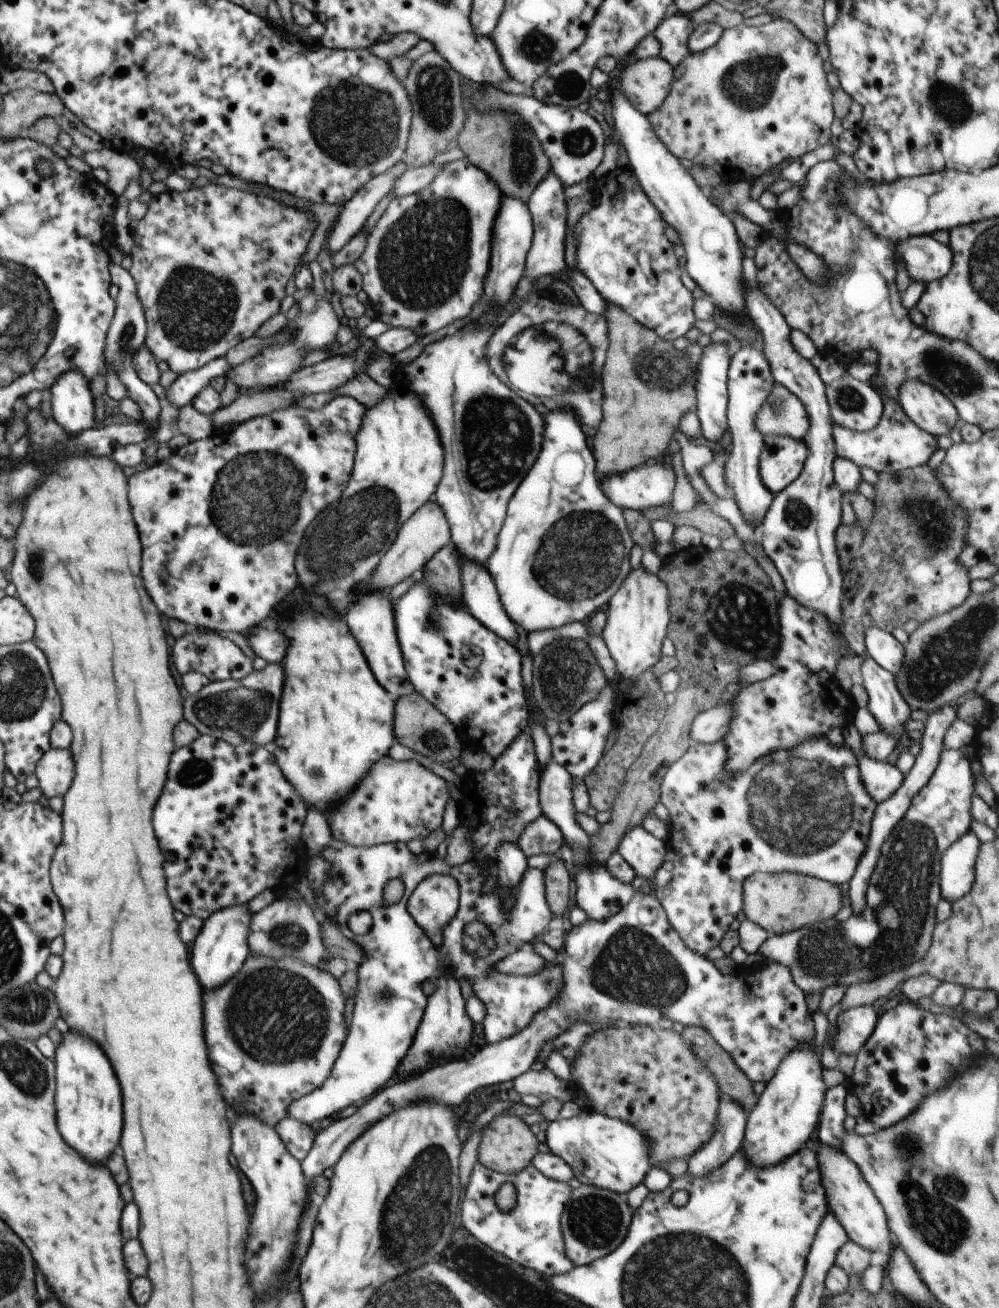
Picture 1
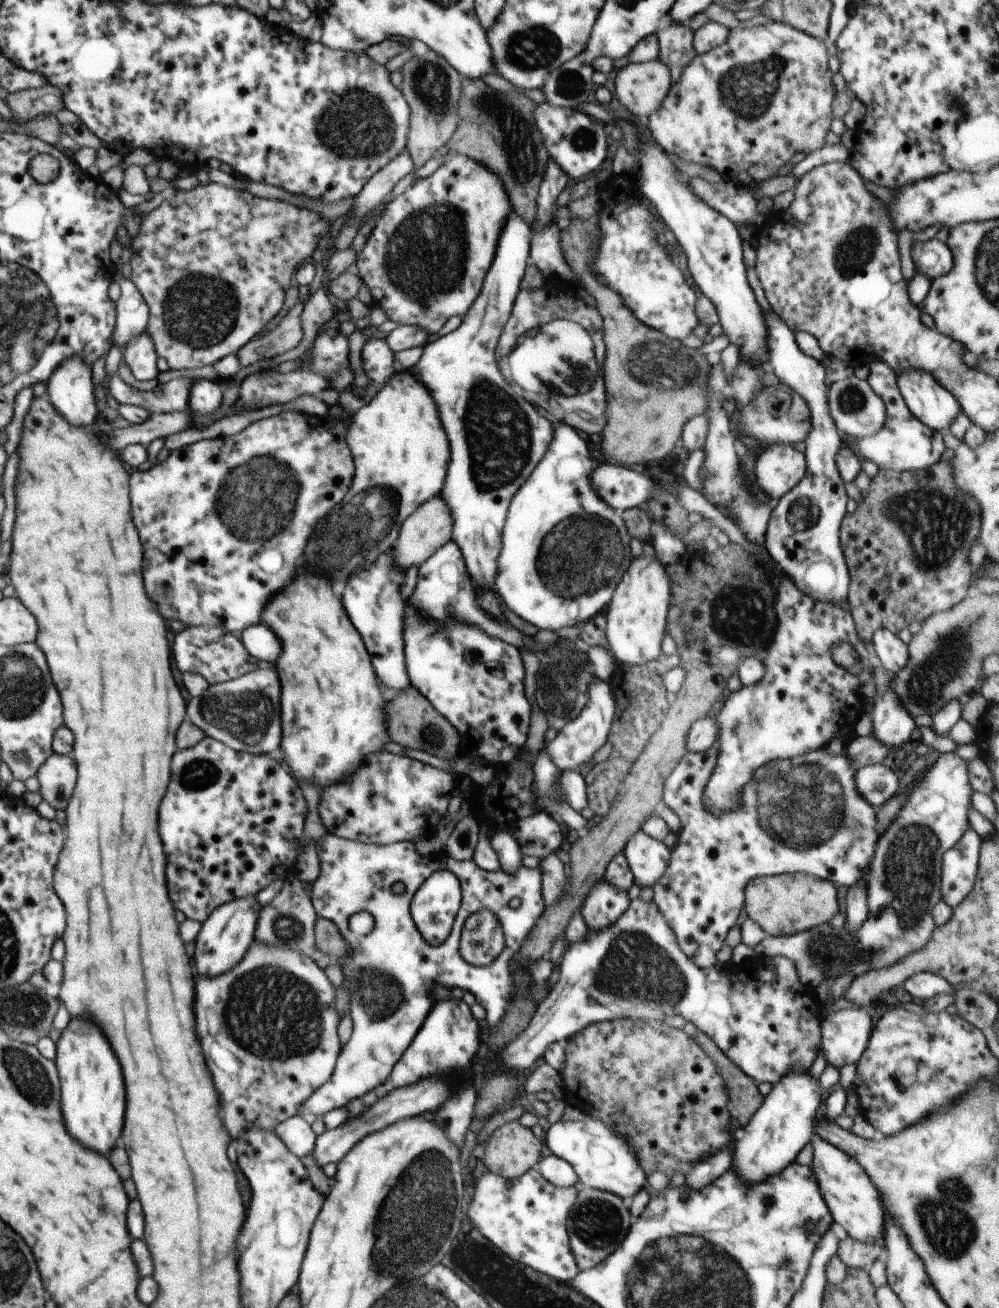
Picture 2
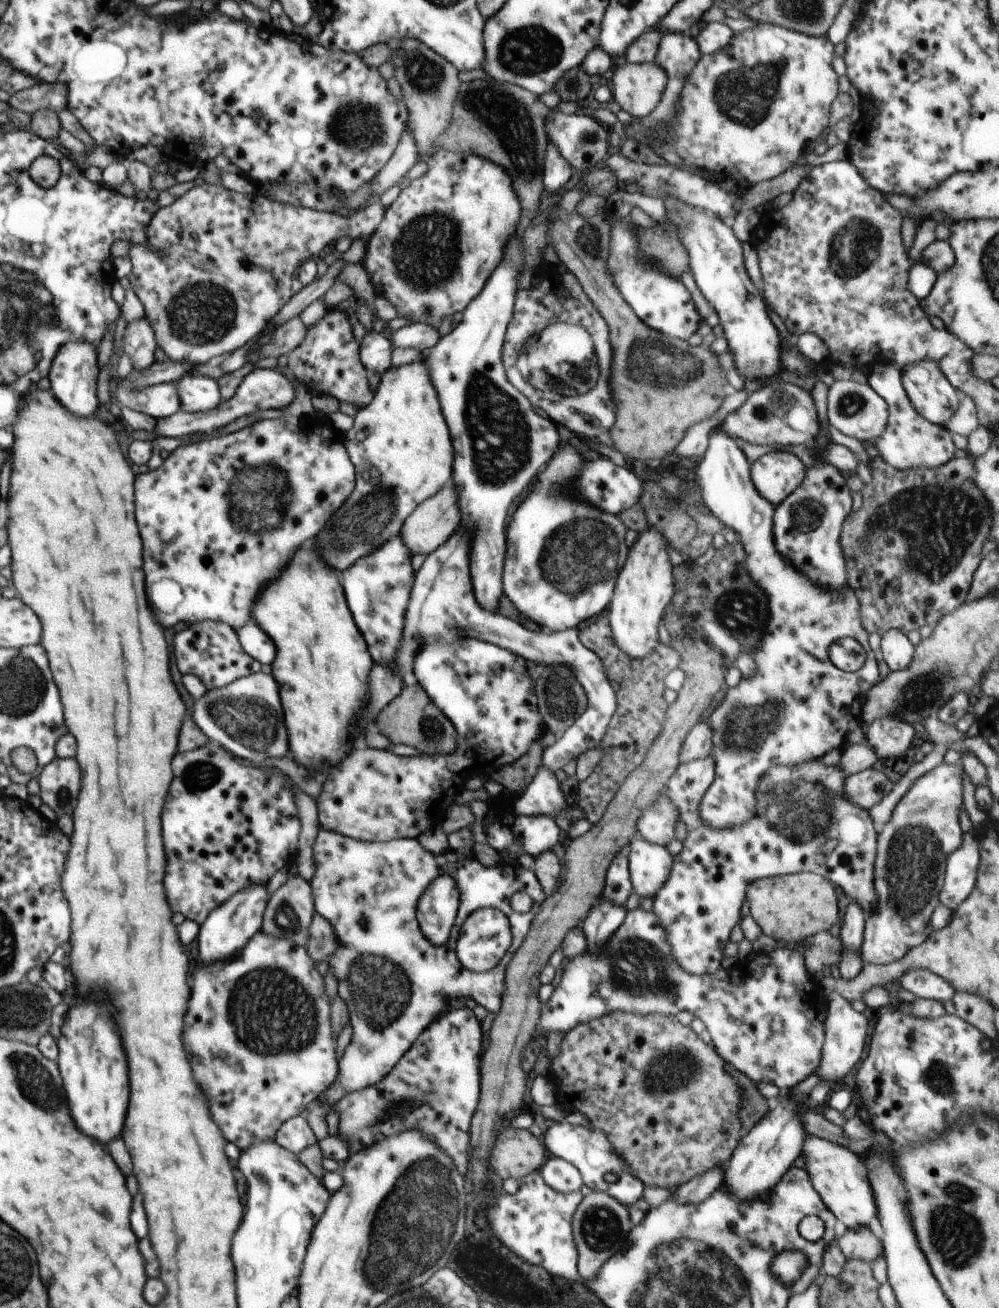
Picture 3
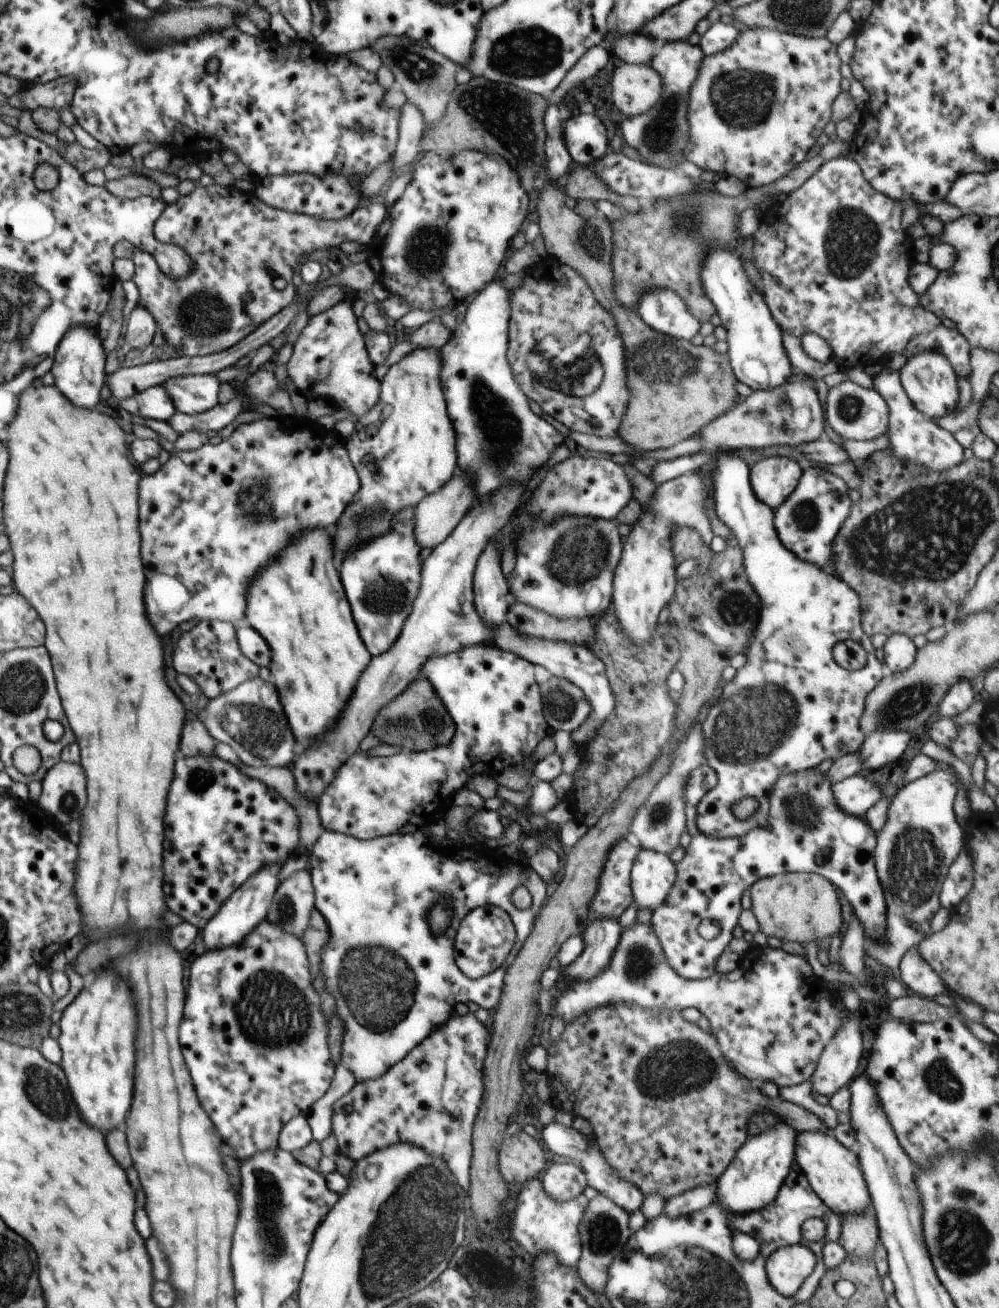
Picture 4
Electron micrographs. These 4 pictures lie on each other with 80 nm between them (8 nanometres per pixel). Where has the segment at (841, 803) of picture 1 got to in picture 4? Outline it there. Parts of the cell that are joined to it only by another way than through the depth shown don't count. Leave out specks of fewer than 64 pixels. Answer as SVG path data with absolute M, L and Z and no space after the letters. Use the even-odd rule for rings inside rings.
M706 762L695 768L690 774L687 780L687 785L684 790L685 794L685 813L687 818L687 830L691 836L691 842L688 848L685 850L686 854L682 860L675 865L676 867L676 880L674 886L671 888L670 894L666 897L666 900L652 913L651 918L651 928L655 932L655 935L660 941L662 950L664 951L664 956L666 962L670 965L670 968L674 969L682 978L686 980L696 980L696 979L707 979L710 978L717 970L715 969L715 964L717 963L717 958L722 956L725 948L729 946L730 941L733 939L732 931L739 924L739 916L742 912L742 905L740 905L740 900L744 890L751 888L751 886L761 878L771 877L774 875L779 875L782 873L816 873L822 875L826 880L829 880L836 888L840 888L848 898L855 916L861 921L862 928L865 932L865 939L868 941L880 941L885 936L885 931L887 930L887 904L884 898L883 888L880 884L879 876L877 875L877 870L875 867L875 846L877 845L877 835L870 828L870 825L865 821L865 818L849 815L845 813L837 804L833 795L833 784L827 779L823 774L819 774L817 769L806 769L805 771L798 771L796 773L788 774L792 778L782 778L782 782L778 780L774 788L771 788L769 792L769 822L767 827L761 827L760 829L752 829L750 832L745 833L741 837L730 837L727 839L713 839L712 837L702 834L702 831L697 827L697 804L701 801L701 798L709 791L712 790L717 783L716 771ZM702 920L712 920L712 922L719 926L720 934L712 940L705 940L698 933L698 926Z

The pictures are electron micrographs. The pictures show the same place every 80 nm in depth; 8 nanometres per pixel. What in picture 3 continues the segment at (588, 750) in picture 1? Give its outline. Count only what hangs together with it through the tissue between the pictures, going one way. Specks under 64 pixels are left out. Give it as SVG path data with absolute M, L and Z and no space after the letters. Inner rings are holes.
M459 527L452 536L430 553L415 574L415 583L411 590L407 614L403 626L403 635L399 649L395 654L395 669L373 663L368 678L368 704L356 726L368 726L374 722L377 714L402 692L404 676L413 672L413 660L416 653L427 644L446 642L452 644L460 639L474 638L490 644L498 644L524 660L542 664L567 666L574 678L582 685L587 696L586 710L563 732L551 747L543 749L540 766L555 773L566 767L567 762L577 760L580 754L596 748L602 743L612 715L617 710L617 696L605 673L600 657L588 650L579 639L577 627L565 631L530 631L522 628L518 622L512 622L504 616L490 614L478 606L470 582L470 540L469 534ZM440 624L440 626L438 626ZM546 632L546 634L544 634Z

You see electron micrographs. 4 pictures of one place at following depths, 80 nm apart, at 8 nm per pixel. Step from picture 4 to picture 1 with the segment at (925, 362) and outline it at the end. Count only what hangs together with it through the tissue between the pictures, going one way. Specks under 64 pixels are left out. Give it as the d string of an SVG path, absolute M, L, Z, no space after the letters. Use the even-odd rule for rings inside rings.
M920 379L905 380L899 386L898 396L908 418L935 437L950 435L960 420L954 403L943 392Z

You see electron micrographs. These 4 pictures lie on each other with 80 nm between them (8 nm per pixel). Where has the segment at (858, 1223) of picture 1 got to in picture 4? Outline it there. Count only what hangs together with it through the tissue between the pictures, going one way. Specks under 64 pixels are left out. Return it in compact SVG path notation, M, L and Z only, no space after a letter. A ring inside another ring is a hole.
M800 1131L795 1140L794 1159L813 1192L841 1218L872 1210L871 1196L857 1154L844 1147L830 1132Z

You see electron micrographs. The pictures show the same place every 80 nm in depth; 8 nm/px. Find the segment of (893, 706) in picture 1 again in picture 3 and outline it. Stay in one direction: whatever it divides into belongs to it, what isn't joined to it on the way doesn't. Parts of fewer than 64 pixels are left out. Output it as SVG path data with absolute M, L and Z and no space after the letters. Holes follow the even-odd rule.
M876 719L865 733L865 741L880 759L904 755L912 744L914 727L901 719Z

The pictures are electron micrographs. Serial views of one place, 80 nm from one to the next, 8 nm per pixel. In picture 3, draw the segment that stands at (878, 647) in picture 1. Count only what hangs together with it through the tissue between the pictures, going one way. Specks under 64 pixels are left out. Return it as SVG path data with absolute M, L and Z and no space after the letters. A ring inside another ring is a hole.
M890 629L881 639L881 651L888 668L891 671L901 671L908 668L912 662L915 645L900 629Z

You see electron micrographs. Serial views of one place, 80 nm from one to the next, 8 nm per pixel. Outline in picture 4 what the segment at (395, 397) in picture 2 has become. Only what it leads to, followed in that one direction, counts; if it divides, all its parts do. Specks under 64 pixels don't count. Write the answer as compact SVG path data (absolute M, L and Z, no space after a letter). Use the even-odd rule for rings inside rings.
M414 348L398 363L390 367L381 380L381 391L374 408L361 416L355 423L355 430L344 443L349 459L354 465L361 482L356 498L347 505L338 522L330 528L334 542L342 550L389 531L393 516L406 507L414 507L425 496L443 487L458 470L456 435L448 414L447 402L441 385L441 354L439 350Z

